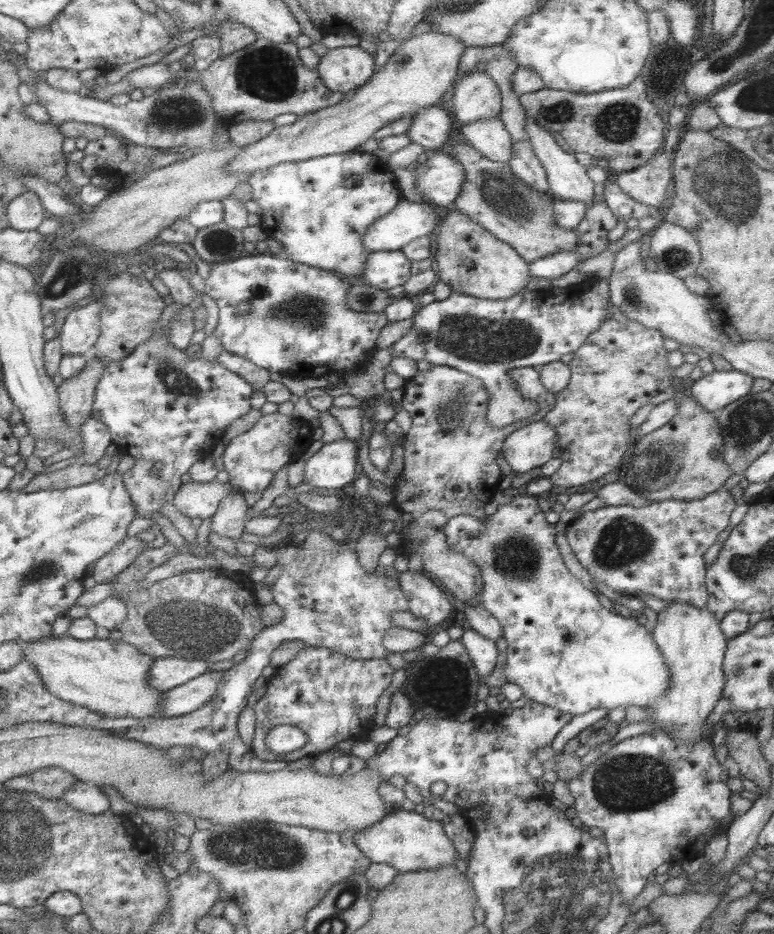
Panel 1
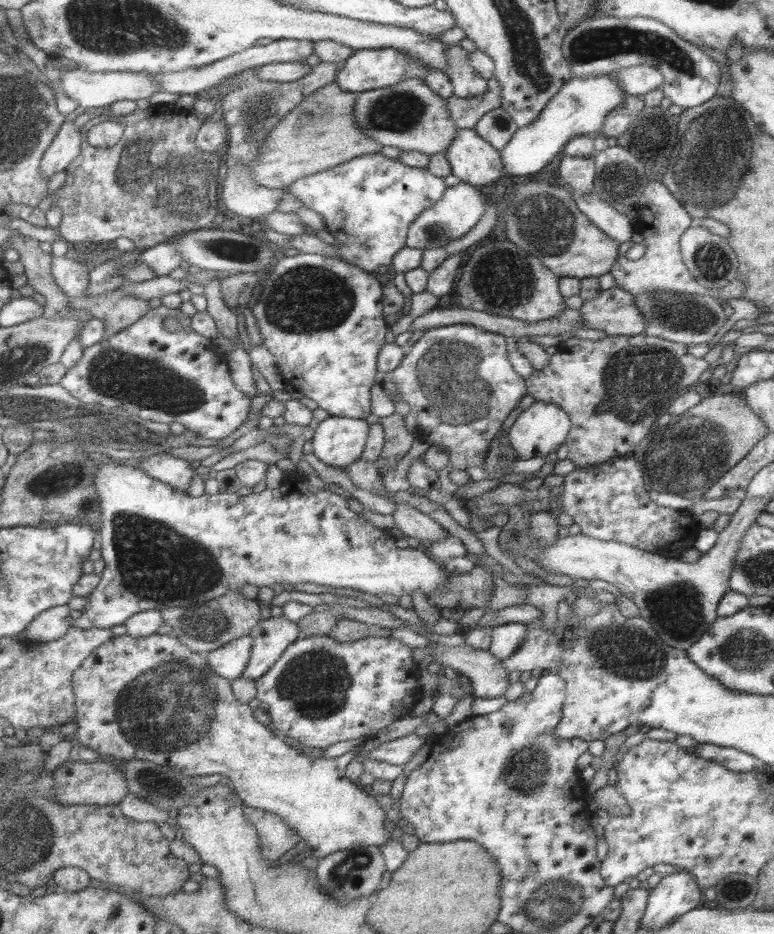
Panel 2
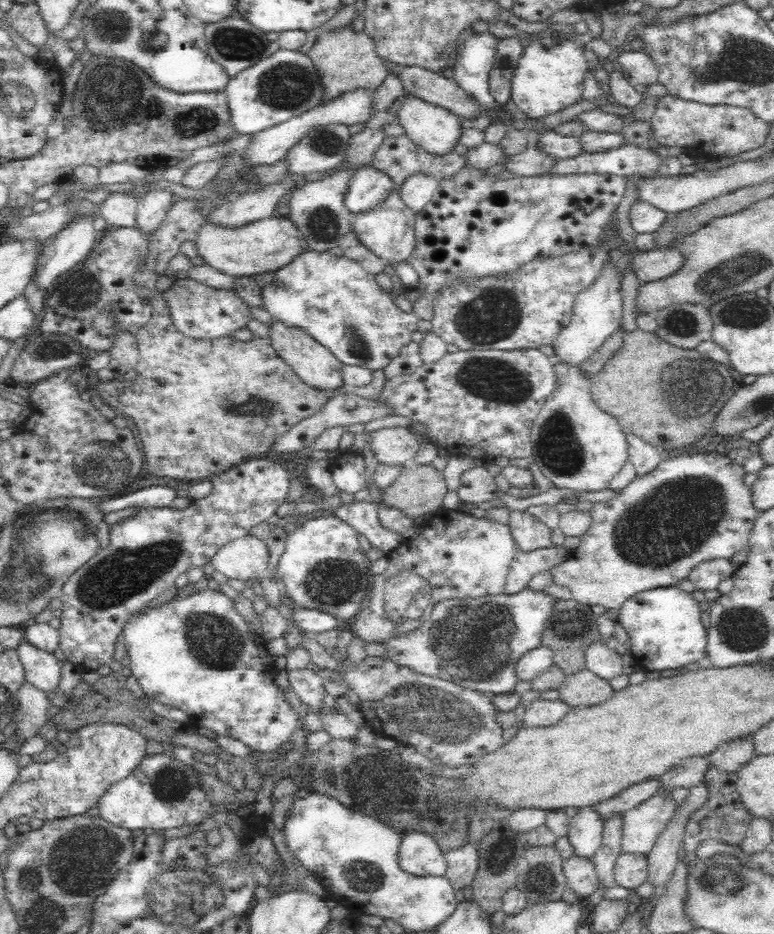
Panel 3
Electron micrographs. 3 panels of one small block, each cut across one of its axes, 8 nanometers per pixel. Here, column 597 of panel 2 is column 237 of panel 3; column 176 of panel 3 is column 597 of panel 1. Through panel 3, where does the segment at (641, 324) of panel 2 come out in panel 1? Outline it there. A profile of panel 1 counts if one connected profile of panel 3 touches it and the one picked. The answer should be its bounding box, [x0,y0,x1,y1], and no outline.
[391,278,608,428]

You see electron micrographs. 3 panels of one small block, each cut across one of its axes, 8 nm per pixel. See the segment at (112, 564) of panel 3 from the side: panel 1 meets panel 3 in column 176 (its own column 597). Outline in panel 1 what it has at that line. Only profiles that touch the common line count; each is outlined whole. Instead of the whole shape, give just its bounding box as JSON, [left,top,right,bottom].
[565,487,736,609]

